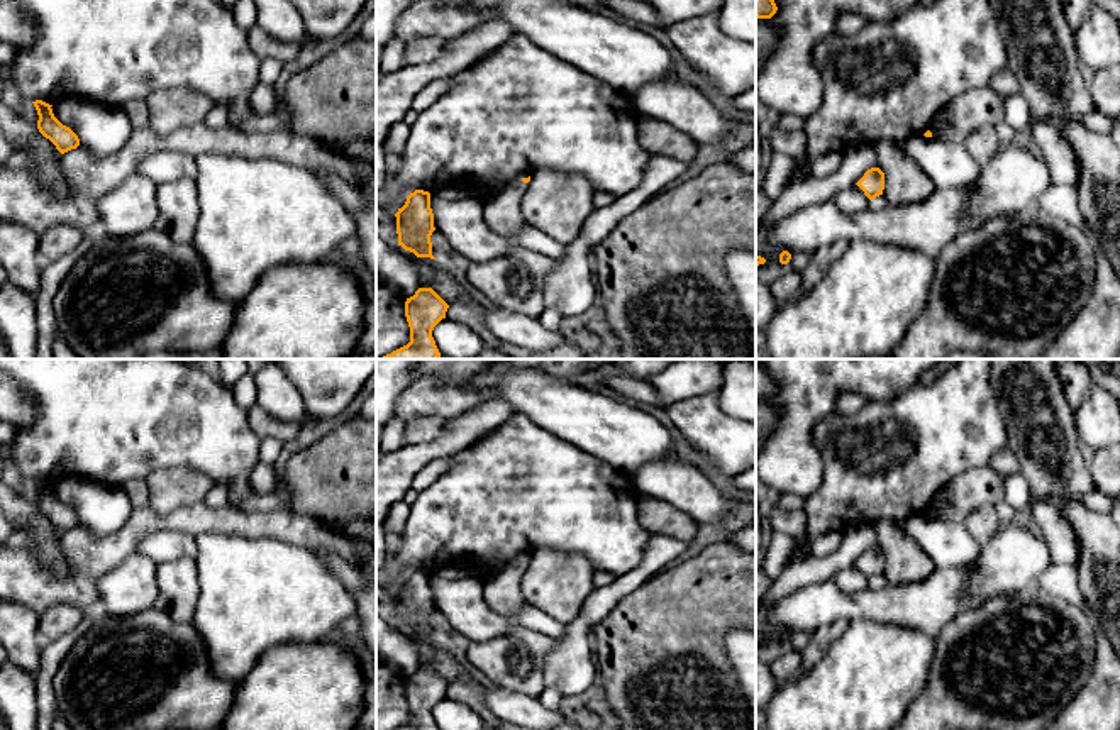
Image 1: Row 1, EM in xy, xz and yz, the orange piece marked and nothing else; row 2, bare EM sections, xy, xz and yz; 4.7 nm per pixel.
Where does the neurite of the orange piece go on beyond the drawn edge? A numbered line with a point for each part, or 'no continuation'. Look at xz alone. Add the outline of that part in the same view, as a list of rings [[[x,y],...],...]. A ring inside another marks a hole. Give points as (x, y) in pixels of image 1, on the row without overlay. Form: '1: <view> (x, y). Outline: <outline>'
1: xz (502, 593). Outline: [[[518,561],[500,576],[485,581],[483,598],[493,611],[507,618],[513,618],[527,603],[520,591],[520,581],[527,566],[529,562]]]

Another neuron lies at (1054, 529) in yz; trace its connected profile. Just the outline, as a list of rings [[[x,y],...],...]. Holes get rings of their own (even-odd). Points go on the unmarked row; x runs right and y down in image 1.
[[[1032,496],[1027,508],[1039,527],[1039,535],[1047,542],[1051,559],[1061,564],[1078,566],[1079,545],[1067,518],[1059,508]]]

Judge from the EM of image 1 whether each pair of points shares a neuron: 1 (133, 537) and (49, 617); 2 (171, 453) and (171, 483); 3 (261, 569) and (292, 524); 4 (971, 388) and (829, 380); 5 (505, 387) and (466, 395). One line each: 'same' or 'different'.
1: different
2: different
3: different
4: different
5: different

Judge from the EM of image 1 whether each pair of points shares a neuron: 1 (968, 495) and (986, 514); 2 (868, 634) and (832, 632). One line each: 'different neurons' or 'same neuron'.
1: different neurons
2: different neurons

